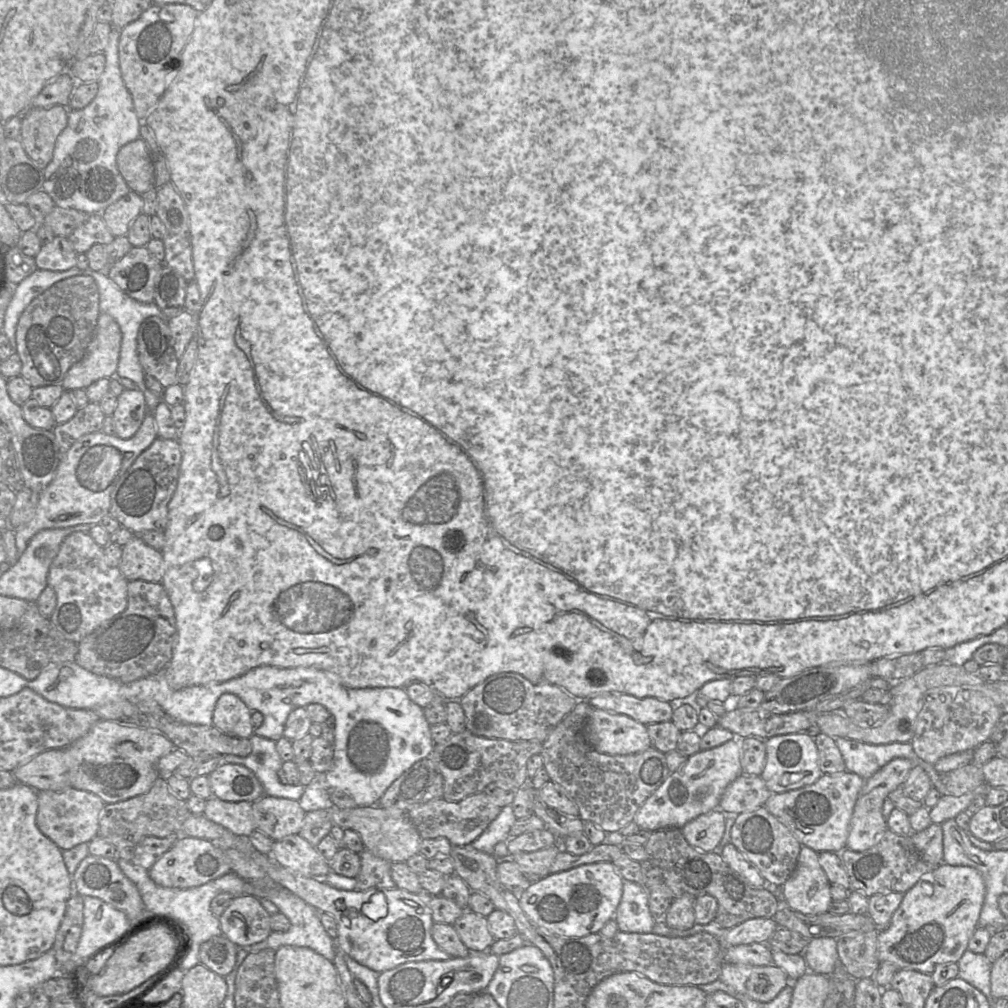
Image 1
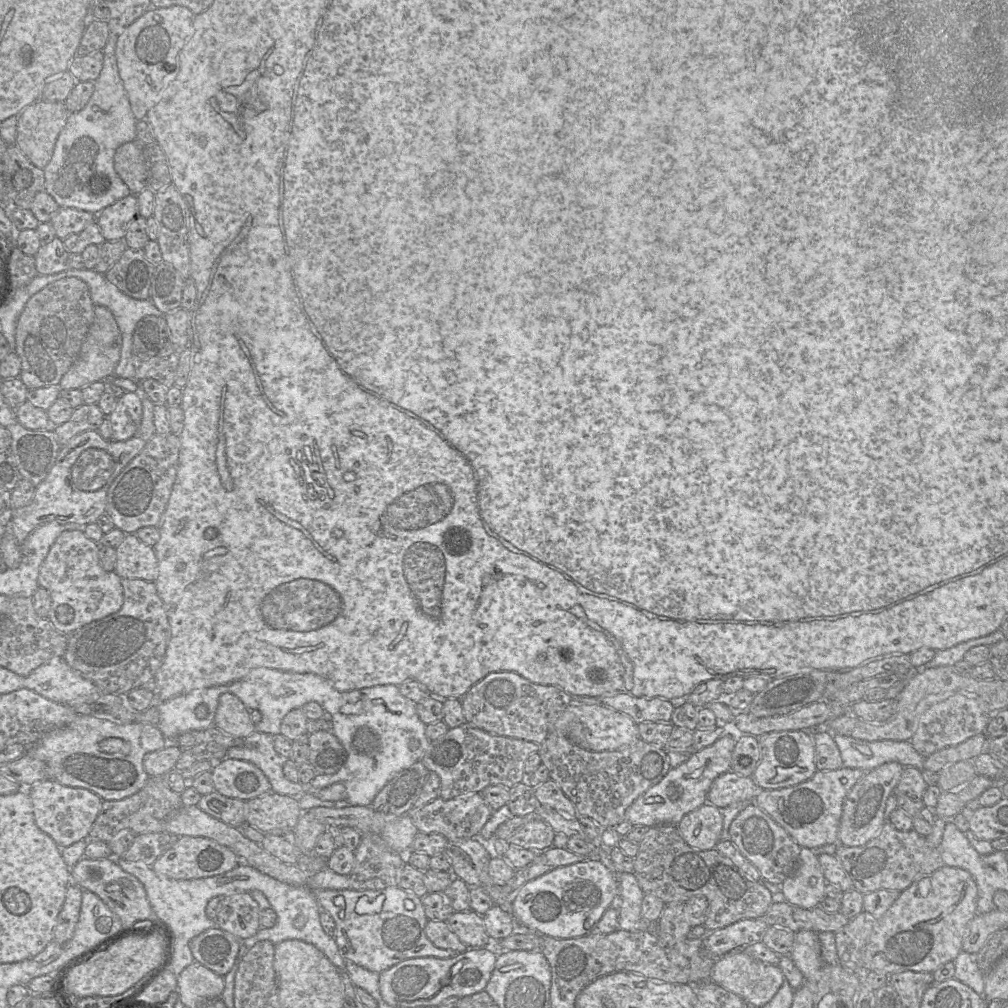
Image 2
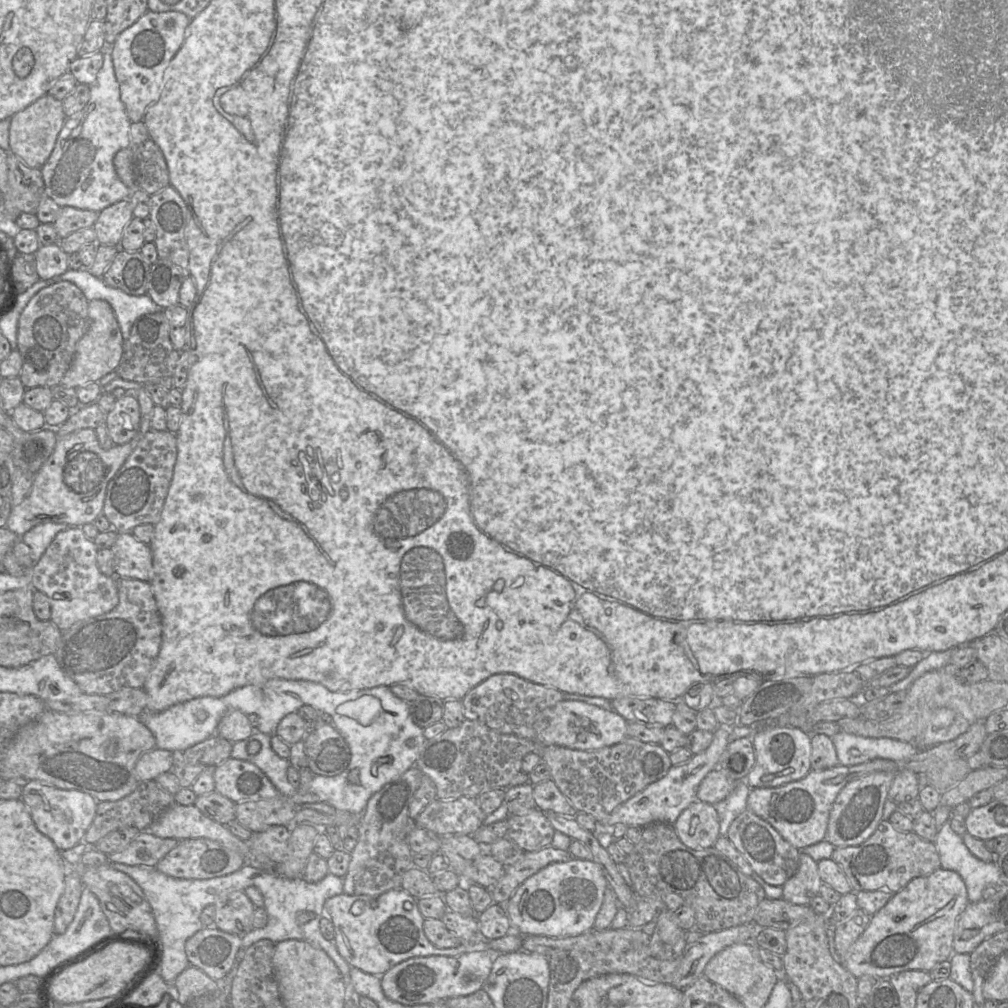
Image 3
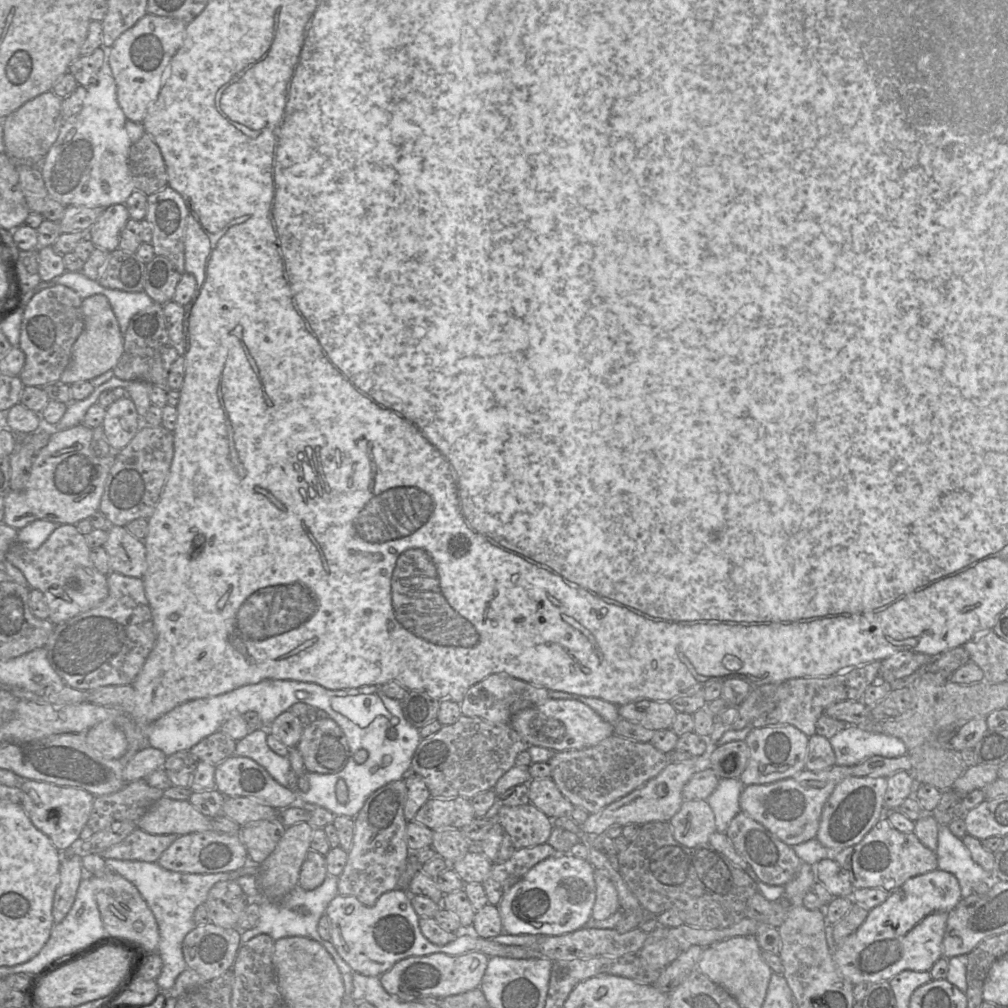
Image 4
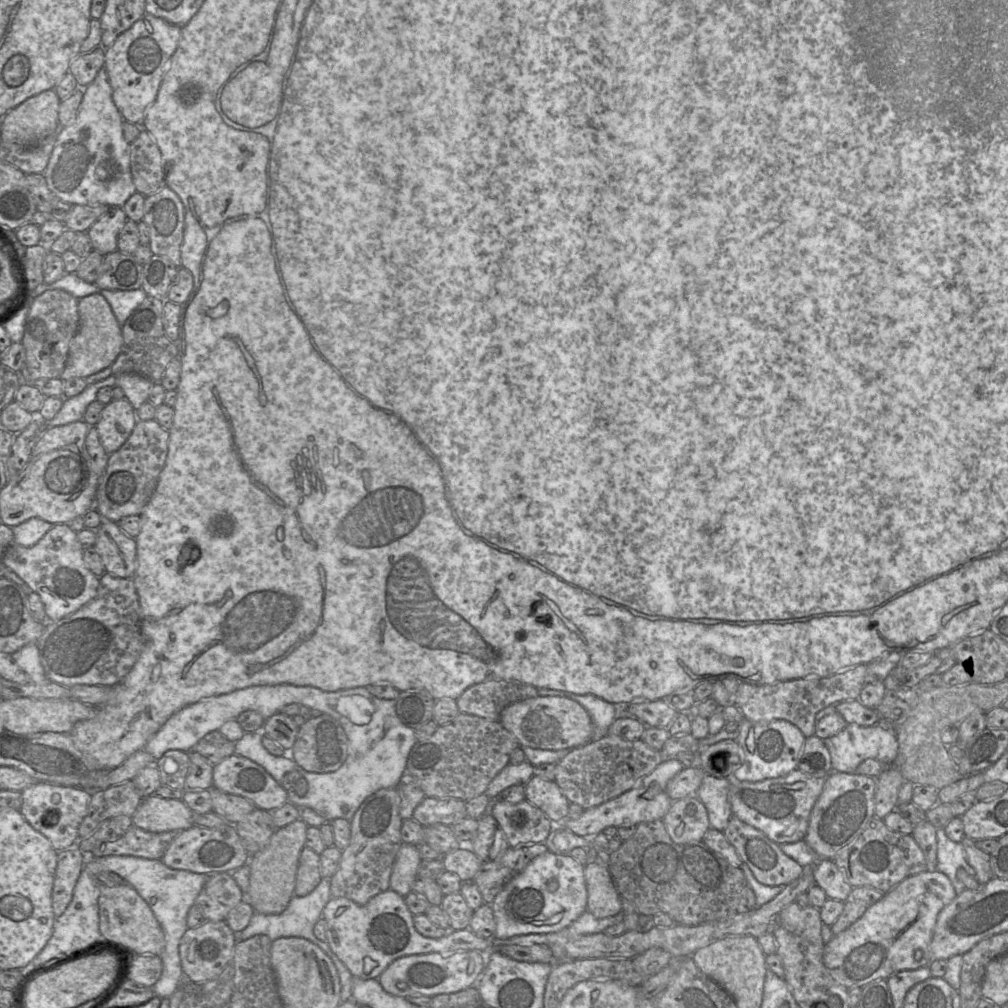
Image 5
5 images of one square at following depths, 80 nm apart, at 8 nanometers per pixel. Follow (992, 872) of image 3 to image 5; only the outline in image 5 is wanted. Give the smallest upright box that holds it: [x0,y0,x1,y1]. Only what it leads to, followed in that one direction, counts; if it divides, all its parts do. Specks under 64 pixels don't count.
[936,828,975,895]

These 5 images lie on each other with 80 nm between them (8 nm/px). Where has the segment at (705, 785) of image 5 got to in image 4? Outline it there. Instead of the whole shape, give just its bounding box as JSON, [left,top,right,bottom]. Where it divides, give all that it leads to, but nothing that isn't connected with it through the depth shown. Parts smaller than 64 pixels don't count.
[706,779,745,833]

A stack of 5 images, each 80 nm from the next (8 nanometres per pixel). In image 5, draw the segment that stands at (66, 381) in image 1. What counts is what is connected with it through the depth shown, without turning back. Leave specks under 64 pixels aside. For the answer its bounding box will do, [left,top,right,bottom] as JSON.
[59,293,122,378]

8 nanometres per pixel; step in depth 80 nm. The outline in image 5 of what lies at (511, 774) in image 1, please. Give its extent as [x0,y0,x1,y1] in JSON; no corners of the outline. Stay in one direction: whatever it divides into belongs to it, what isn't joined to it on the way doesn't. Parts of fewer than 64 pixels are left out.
[406,713,520,802]

